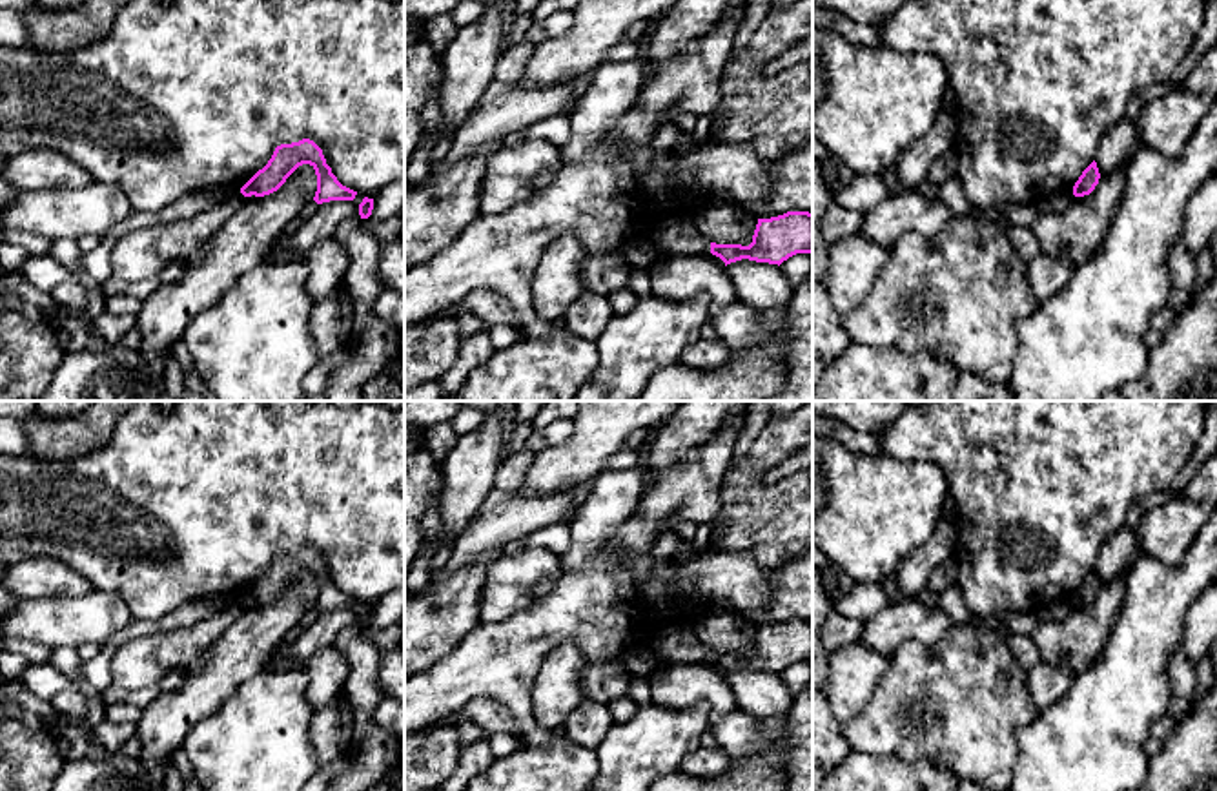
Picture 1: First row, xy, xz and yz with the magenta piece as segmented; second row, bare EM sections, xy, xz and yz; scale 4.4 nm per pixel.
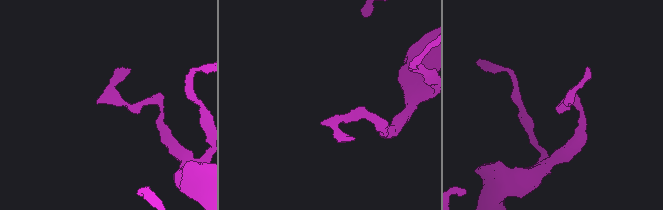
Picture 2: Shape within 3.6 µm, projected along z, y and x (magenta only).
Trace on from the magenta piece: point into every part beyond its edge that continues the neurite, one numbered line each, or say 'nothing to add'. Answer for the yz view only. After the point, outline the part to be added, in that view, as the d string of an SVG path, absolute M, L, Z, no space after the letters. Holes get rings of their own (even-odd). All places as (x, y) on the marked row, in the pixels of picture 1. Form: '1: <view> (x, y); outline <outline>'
nothing to add

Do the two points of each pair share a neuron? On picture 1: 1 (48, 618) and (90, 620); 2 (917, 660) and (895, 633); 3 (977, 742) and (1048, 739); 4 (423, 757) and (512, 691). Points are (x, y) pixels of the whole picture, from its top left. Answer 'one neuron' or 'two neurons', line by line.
1: one neuron
2: two neurons
3: two neurons
4: two neurons

